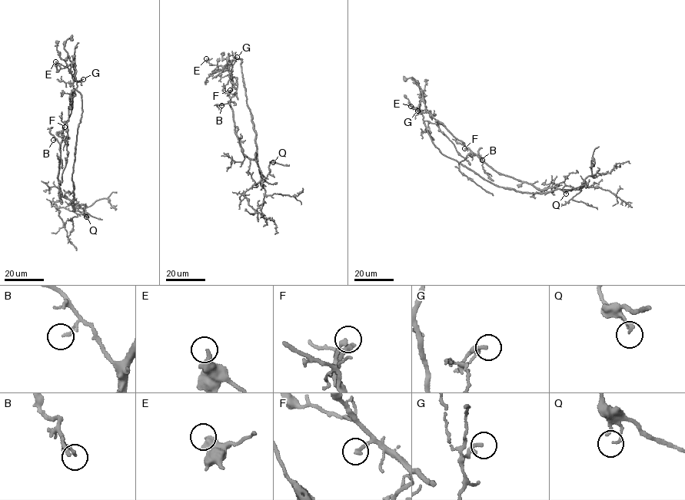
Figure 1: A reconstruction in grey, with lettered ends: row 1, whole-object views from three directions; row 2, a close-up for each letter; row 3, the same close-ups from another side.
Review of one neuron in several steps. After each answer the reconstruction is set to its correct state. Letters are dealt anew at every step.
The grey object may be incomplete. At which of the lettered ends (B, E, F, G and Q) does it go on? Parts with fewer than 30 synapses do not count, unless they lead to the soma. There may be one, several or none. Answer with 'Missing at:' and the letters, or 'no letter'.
Missing at: F

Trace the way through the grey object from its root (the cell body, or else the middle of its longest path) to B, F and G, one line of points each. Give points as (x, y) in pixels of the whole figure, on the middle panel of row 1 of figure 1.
B: (247, 101), (256, 135), (257, 154), (253, 159), (243, 153), (235, 133), (230, 104), (221, 105)
F: (247, 101), (256, 135), (257, 154), (253, 159), (243, 153), (235, 133), (230, 90)
G: (247, 101), (242, 59), (233, 59), (231, 61), (228, 60), (226, 68), (231, 70), (237, 57)

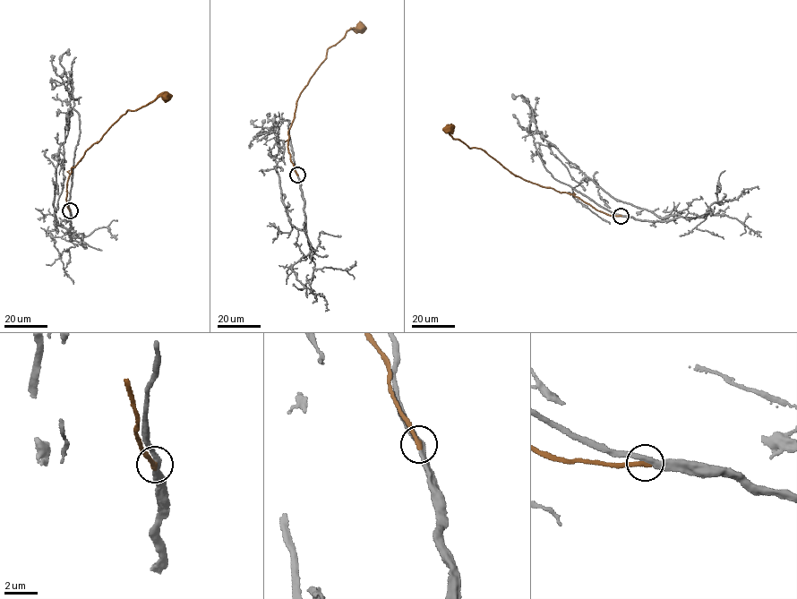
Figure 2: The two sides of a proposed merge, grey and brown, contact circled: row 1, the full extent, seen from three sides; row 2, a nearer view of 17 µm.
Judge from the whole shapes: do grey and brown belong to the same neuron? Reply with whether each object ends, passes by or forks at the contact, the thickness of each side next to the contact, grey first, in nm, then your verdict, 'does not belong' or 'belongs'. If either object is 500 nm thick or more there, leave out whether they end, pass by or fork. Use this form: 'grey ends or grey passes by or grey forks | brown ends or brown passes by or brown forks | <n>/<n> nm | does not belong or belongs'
grey passes by | brown ends | 320/320 nm | belongs

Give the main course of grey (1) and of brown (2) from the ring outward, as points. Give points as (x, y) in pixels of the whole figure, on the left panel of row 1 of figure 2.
1: (70, 210), (70, 234), (55, 220), (53, 205), (58, 154), (52, 155), (63, 168), (64, 182), (57, 209)
2: (70, 210), (66, 200), (72, 167), (127, 109), (137, 109), (158, 97), (167, 97)

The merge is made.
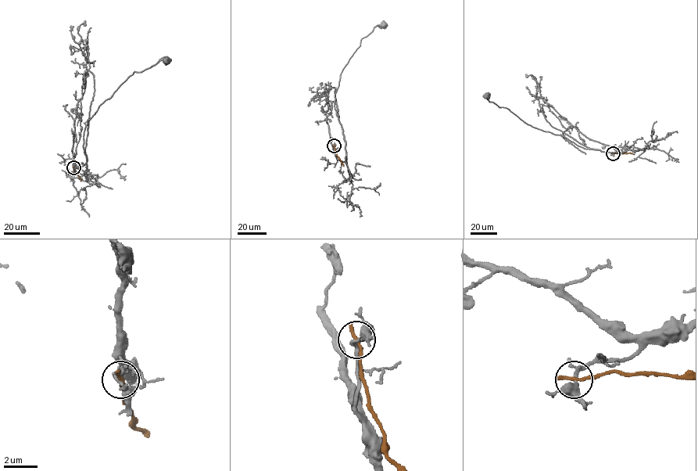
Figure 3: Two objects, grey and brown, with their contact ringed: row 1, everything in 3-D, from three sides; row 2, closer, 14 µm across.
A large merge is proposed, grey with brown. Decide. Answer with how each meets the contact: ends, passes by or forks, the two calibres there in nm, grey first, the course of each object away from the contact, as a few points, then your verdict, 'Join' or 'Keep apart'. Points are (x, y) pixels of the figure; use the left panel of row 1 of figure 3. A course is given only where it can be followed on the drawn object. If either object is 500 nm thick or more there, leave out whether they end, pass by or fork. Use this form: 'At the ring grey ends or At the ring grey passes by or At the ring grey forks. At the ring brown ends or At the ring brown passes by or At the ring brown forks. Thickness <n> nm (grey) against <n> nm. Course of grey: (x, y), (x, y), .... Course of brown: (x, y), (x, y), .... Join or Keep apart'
At the ring grey forks. At the ring brown ends. Thickness 240 nm (grey) against 240 nm. Course of grey: (73, 167), (86, 174), (84, 131), (87, 119), (134, 71), (167, 61). Course of brown: (73, 167), (80, 181). Keep apart

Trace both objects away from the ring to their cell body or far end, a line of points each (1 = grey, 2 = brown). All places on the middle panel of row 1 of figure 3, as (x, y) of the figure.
1: (334, 145), (336, 157), (345, 161), (345, 141), (334, 105), (341, 73), (360, 40), (375, 26), (384, 24)
2: (334, 145), (336, 156), (343, 166)

